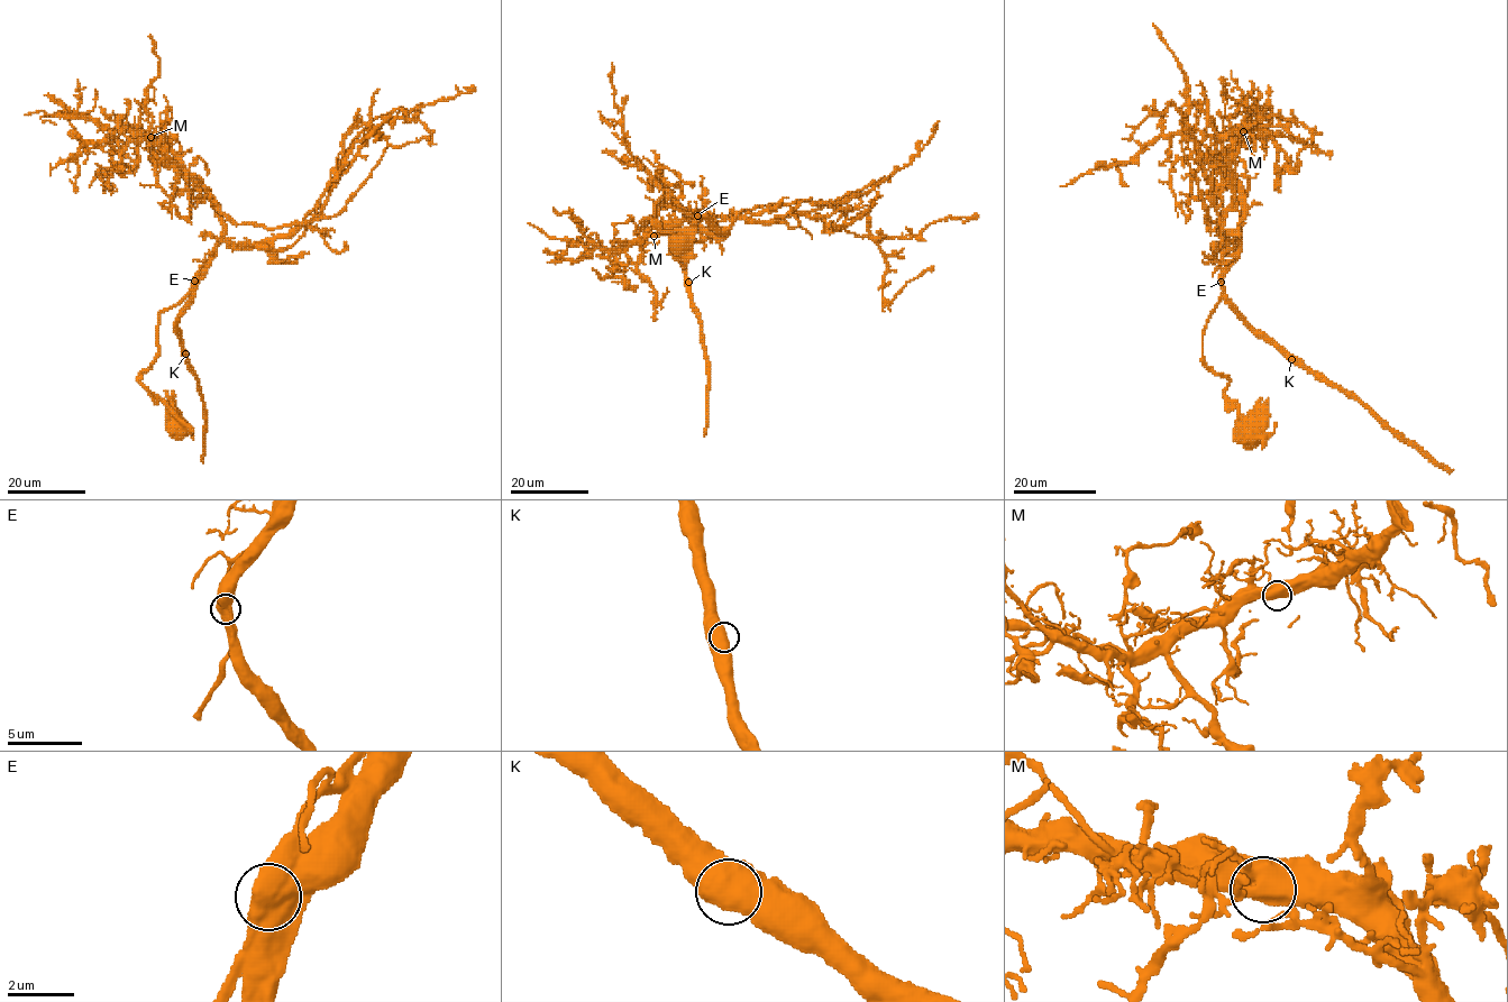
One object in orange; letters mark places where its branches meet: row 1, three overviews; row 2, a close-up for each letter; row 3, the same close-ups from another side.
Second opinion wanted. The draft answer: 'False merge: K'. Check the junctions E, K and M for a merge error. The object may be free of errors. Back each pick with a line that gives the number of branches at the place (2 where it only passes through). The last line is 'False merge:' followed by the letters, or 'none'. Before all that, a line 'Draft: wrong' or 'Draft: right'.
Draft: wrong
False merge: none

